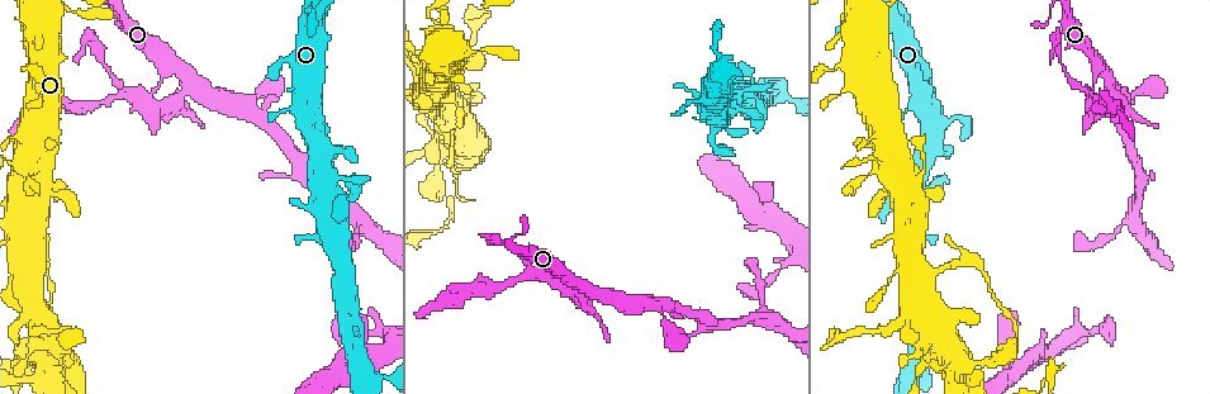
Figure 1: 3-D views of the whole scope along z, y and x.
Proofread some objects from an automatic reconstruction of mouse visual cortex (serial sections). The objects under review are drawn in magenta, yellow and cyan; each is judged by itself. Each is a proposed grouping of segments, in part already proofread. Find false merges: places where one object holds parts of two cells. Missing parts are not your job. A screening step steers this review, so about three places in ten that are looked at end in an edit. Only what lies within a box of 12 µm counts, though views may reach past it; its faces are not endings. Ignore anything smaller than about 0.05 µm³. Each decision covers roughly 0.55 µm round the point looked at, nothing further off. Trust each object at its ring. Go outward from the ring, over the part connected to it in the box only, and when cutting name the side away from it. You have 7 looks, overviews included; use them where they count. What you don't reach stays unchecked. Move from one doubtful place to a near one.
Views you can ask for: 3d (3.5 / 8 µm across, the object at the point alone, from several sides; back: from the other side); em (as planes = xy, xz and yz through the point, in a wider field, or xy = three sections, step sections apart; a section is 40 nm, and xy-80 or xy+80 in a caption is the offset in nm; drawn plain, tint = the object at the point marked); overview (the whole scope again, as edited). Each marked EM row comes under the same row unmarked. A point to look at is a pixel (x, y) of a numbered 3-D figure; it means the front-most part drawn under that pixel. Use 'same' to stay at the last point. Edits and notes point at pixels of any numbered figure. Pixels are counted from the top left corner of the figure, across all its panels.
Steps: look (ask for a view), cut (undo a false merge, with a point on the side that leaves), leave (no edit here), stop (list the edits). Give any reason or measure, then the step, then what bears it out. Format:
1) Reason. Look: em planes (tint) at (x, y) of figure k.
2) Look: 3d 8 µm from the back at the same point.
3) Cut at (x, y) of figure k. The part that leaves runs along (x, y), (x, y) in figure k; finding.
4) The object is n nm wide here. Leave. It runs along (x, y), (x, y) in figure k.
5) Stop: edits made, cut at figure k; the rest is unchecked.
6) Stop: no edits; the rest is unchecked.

Three arms meet. Look: 3d 3.5 µm at (189, 79) of figure 1.

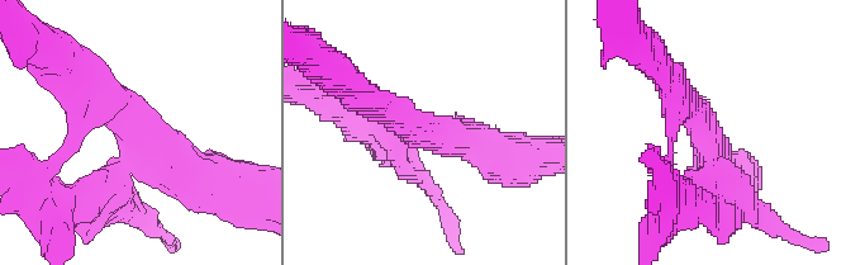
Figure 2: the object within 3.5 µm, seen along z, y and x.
Need the tissue. Look: em xy step 5 (tint) at (709, 134) of figure 2.

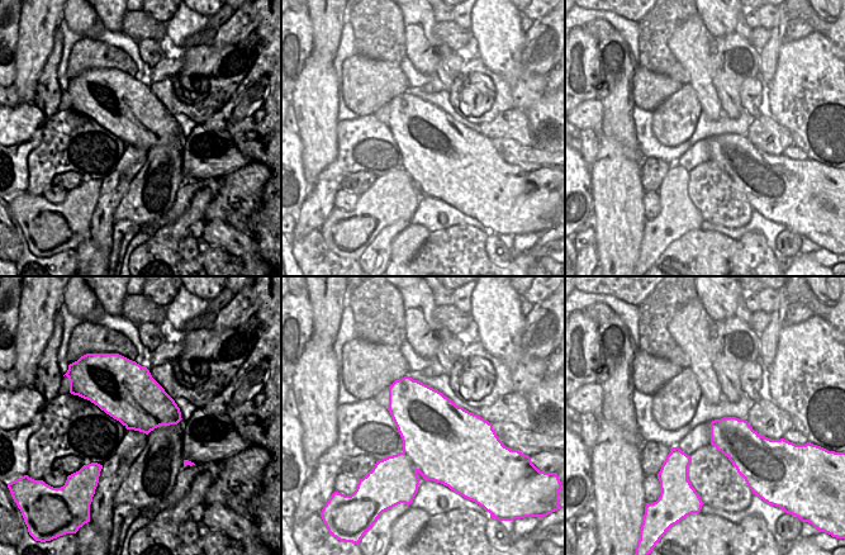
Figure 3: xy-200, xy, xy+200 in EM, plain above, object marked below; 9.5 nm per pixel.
The object is 700 nm wide here. Cut at (326, 113) of figure 2. The part that leaves runs along (397, 136), (361, 127), (318, 98) in figure 2; two cells meet here.

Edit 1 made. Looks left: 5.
Narrows sharply. Look: 3d 3.5 µm at (947, 268) of figure 1.

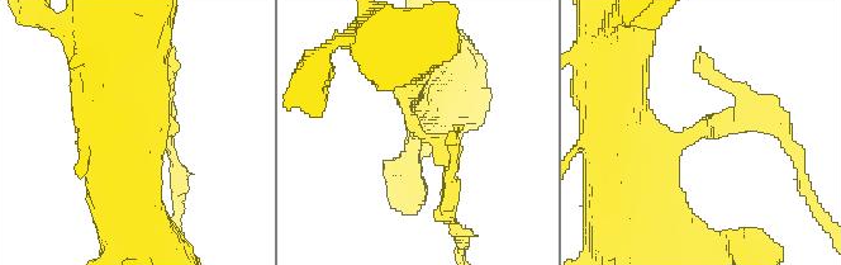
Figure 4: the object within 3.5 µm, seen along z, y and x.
Look: em xy step 3 (tint) at (704, 129) of figure 4.

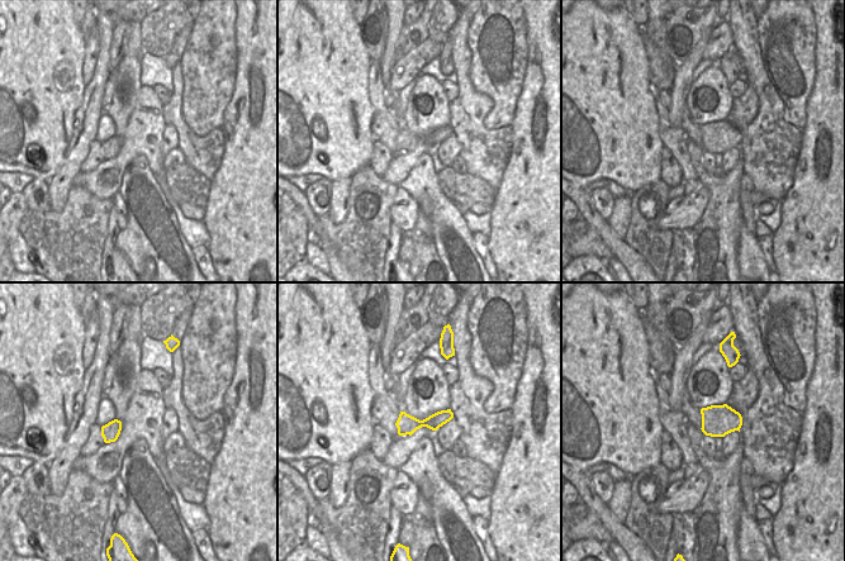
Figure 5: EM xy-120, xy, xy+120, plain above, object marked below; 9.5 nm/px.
Cut it another way. Look: em xy step 1 (tint) at the same point.

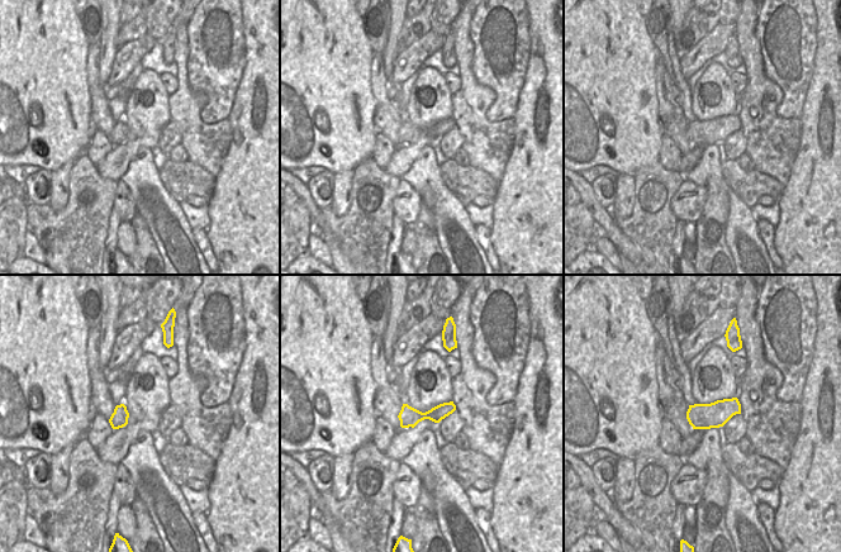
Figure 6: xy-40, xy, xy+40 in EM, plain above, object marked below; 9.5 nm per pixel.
Cut at (741, 110) of figure 4. The part that leaves runs along (711, 126), (763, 118), (798, 157) in figure 4; two cells meet here.

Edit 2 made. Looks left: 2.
Abrupt turn. Look: 3d 3.5 µm at (41, 377) of figure 1.

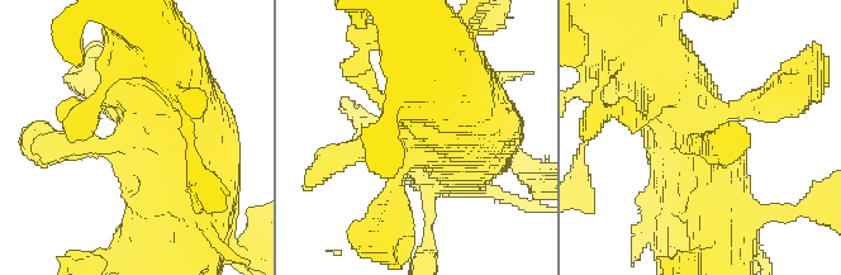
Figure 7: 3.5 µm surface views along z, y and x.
Now the EM. Look: em xy step 1 (tint) at (128, 139) of figure 7.

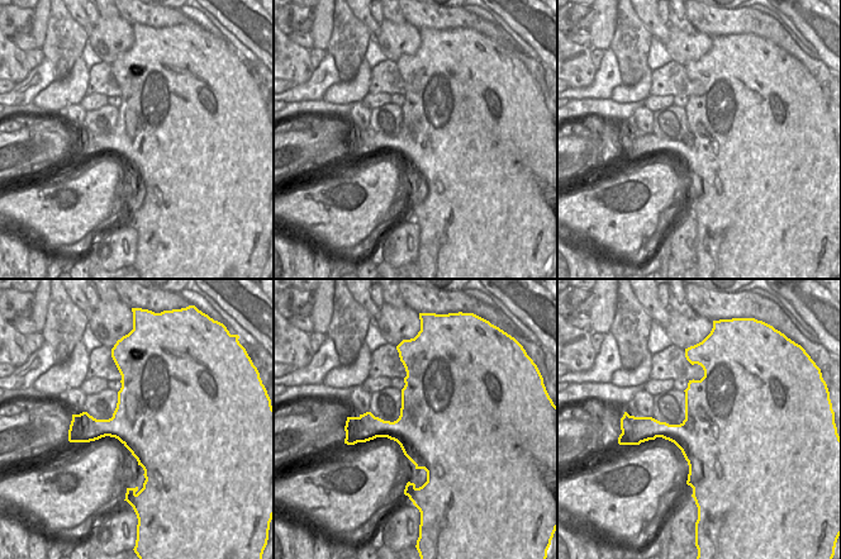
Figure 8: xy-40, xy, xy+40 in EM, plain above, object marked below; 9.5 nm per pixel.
Leave. It runs along (172, 79), (238, 191) in figure 7; all the same cell.

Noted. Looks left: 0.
Stop: edits made, cut at figure 2, cut at figure 4; the rest is unchecked.

